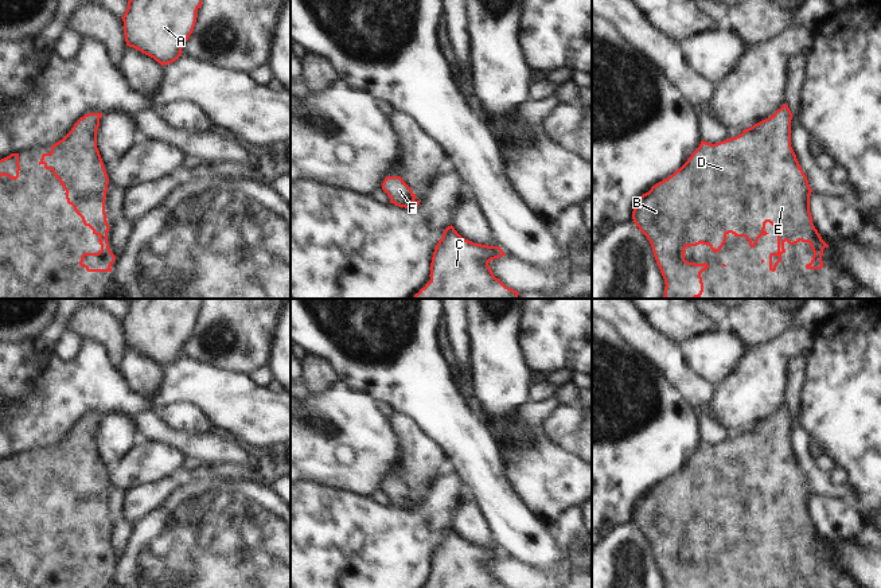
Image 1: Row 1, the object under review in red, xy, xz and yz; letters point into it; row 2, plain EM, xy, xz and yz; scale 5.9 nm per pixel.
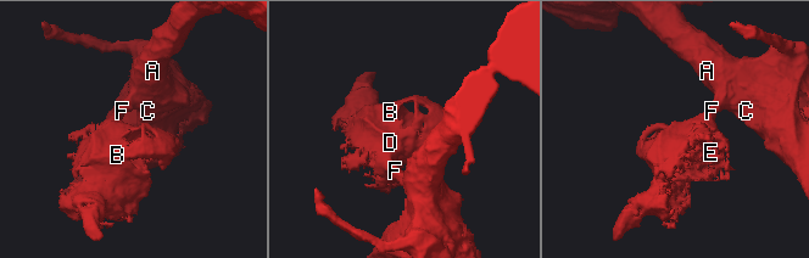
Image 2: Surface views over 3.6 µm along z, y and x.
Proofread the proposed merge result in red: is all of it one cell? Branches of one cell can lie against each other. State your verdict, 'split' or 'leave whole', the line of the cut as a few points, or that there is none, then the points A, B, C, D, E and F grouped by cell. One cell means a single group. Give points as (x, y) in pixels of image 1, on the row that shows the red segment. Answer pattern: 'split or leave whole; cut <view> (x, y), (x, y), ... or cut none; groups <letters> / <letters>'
leave whole; cut none; groups A B C D E F

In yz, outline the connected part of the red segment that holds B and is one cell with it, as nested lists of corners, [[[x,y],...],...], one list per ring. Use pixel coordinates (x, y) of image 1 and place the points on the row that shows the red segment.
[[[783,104],[771,117],[744,129],[741,135],[712,144],[701,141],[687,161],[673,175],[651,187],[635,203],[632,219],[651,244],[654,257],[664,279],[663,299],[697,299],[703,292],[701,273],[706,262],[685,260],[687,246],[709,245],[717,253],[732,233],[745,237],[755,248],[769,222],[777,234],[777,252],[769,254],[769,270],[775,272],[786,253],[784,242],[808,242],[814,256],[807,269],[823,268],[823,249],[829,245],[812,223],[807,176],[791,147],[792,113]]]

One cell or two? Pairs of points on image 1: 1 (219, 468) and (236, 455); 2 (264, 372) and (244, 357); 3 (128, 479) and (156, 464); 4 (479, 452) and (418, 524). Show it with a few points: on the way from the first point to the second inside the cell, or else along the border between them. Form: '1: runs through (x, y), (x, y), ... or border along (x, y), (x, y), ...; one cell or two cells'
1: border along (203, 463), (226, 463), (230, 466); two cells
2: border along (266, 363), (254, 368), (248, 374); two cells
3: runs through (135, 472), (143, 464), (149, 464); one cell
4: border along (455, 470), (470, 497); two cells

